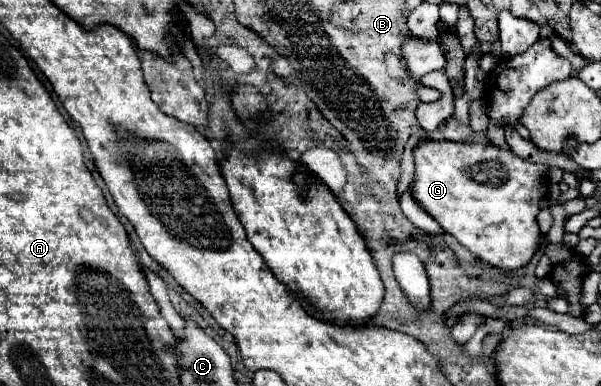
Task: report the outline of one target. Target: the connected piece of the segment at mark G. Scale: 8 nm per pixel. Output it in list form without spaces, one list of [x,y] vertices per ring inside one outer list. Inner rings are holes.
[[[423,140],[419,142],[415,148],[413,148],[413,160],[415,160],[415,176],[413,176],[413,182],[411,182],[411,194],[415,198],[415,202],[419,202],[419,206],[429,214],[433,216],[441,228],[451,234],[453,238],[459,240],[459,244],[463,244],[475,258],[491,264],[491,266],[497,266],[497,268],[503,268],[503,270],[513,270],[513,268],[521,268],[525,266],[533,252],[539,248],[539,226],[537,226],[537,212],[541,210],[539,206],[539,200],[547,194],[547,166],[545,164],[531,164],[531,162],[525,162],[521,160],[519,156],[515,156],[513,152],[507,152],[507,150],[501,150],[493,144],[465,144],[465,142],[451,142],[451,140]]]

